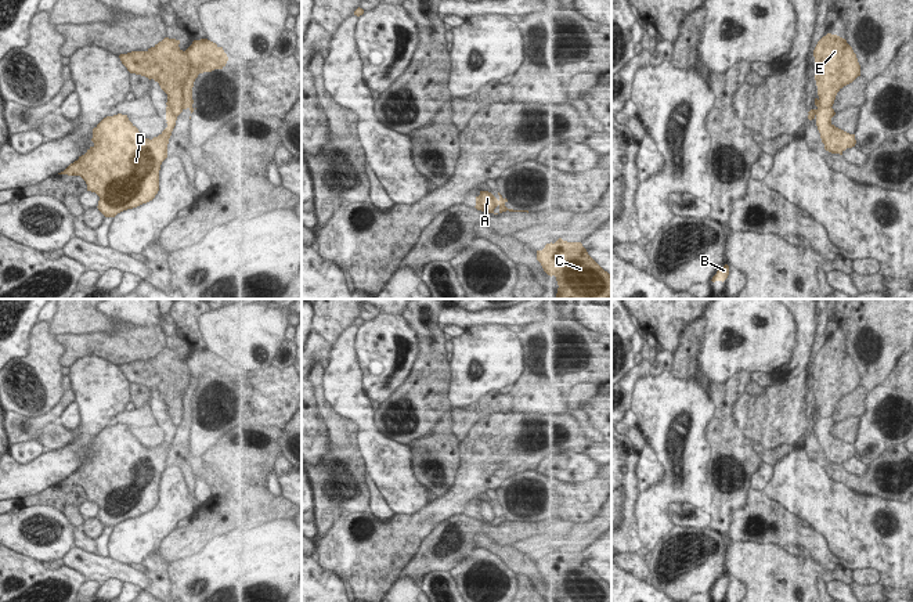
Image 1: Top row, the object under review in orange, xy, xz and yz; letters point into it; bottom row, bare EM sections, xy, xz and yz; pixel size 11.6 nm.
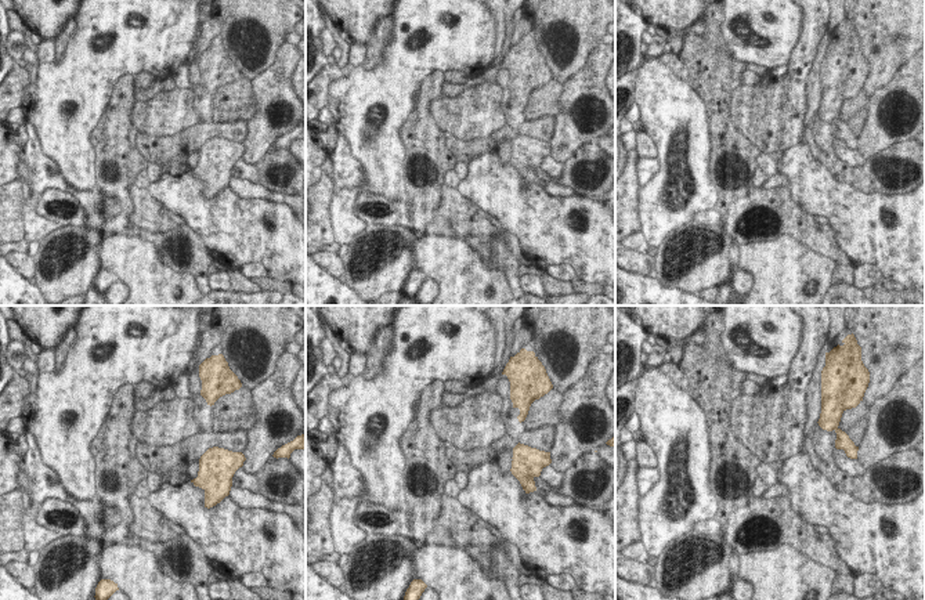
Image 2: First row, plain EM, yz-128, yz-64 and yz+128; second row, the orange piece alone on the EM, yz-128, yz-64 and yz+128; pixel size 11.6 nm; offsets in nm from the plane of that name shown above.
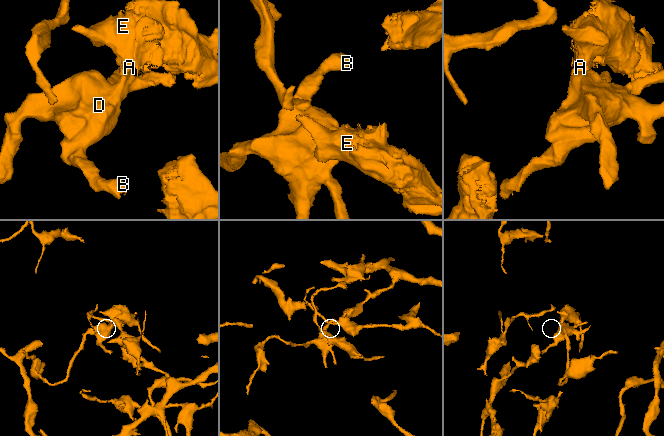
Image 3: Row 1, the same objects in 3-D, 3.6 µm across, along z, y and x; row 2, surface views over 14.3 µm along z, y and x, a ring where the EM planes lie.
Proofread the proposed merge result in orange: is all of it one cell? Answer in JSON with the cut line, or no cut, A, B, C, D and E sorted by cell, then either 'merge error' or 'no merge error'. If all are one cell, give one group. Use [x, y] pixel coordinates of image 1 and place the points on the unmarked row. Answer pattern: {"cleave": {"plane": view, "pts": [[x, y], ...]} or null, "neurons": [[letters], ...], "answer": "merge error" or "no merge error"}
{"cleave": {"plane": "yz", "pts": [[830, 417], [821, 417], [815, 424]]}, "neurons": [["A", "C", "E"], ["B", "D"]], "answer": "merge error"}

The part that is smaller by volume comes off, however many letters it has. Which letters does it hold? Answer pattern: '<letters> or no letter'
A, C, E

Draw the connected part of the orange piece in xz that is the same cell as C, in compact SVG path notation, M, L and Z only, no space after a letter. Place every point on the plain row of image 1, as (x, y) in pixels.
M559 548L537 560L537 570L548 585L555 585L557 602L611 602L611 585L587 562L581 552Z

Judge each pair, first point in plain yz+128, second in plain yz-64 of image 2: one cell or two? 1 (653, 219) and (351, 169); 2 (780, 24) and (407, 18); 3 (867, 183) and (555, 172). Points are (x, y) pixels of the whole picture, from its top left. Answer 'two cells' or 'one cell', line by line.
1: two cells
2: one cell
3: two cells

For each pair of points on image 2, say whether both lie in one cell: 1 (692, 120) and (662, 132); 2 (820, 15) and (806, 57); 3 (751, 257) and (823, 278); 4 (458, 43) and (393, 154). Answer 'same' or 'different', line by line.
1: same
2: same
3: same
4: same

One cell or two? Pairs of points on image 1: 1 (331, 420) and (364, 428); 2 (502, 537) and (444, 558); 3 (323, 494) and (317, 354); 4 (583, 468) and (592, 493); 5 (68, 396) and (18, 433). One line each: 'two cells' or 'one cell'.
1: two cells
2: one cell
3: two cells
4: two cells
5: one cell

